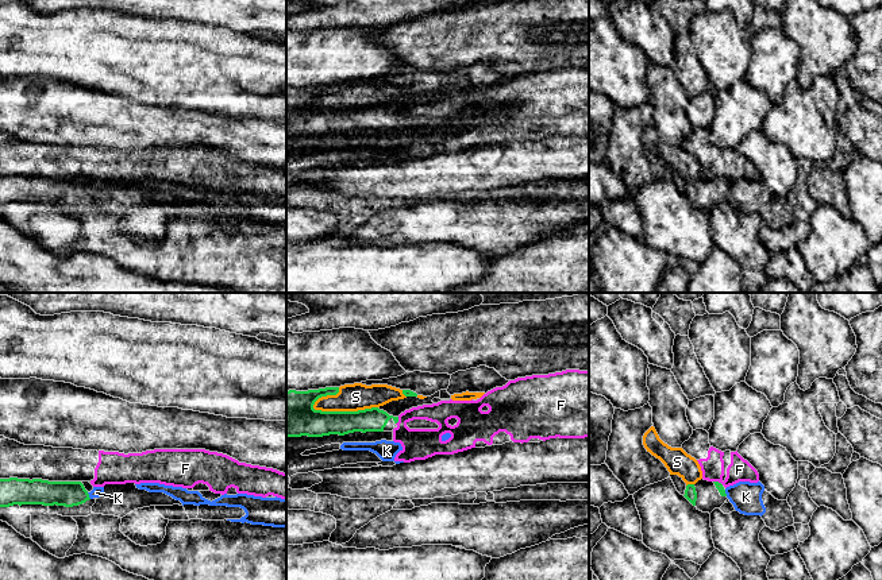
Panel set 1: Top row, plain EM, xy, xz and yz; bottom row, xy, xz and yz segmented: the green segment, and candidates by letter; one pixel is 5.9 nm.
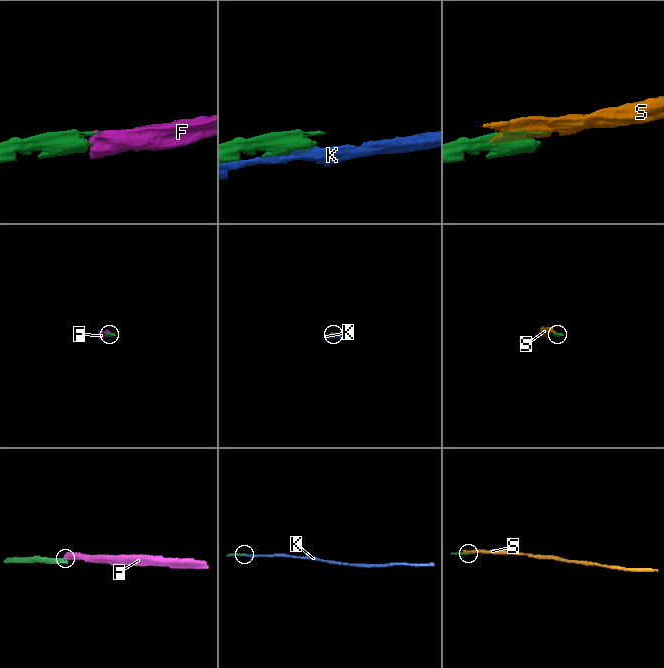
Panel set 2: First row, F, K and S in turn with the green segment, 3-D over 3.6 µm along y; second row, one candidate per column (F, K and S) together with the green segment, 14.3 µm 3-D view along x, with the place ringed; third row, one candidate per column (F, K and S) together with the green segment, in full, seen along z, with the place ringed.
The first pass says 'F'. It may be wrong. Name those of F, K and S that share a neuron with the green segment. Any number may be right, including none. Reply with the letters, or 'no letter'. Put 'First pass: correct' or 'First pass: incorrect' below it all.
no letter
First pass: incorrect

